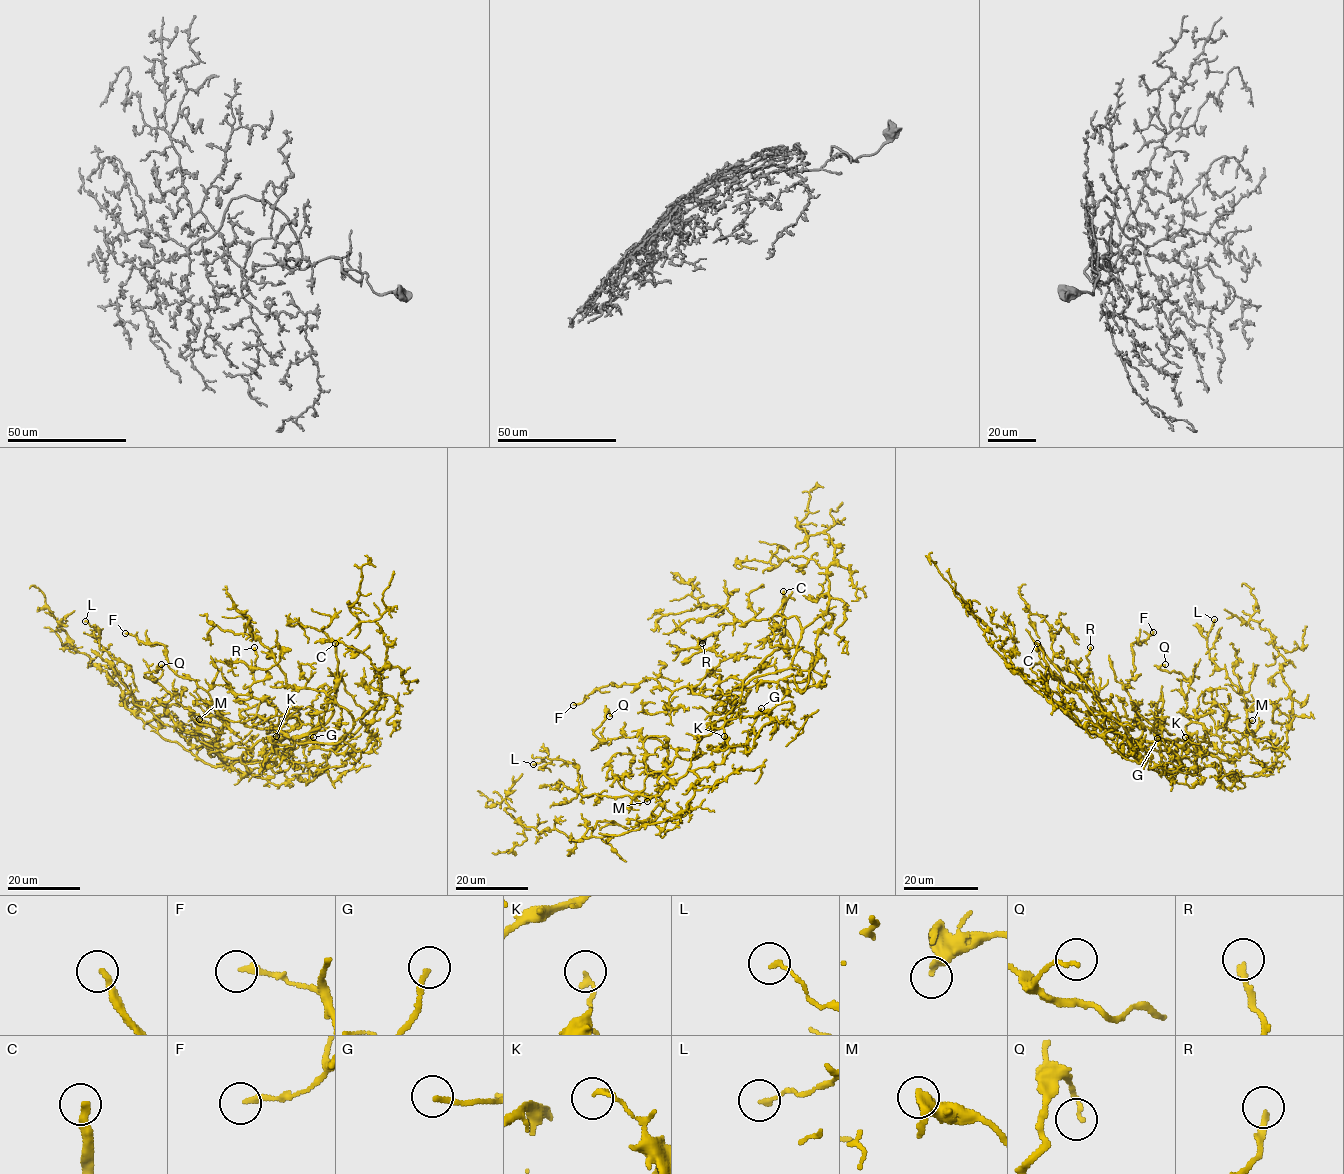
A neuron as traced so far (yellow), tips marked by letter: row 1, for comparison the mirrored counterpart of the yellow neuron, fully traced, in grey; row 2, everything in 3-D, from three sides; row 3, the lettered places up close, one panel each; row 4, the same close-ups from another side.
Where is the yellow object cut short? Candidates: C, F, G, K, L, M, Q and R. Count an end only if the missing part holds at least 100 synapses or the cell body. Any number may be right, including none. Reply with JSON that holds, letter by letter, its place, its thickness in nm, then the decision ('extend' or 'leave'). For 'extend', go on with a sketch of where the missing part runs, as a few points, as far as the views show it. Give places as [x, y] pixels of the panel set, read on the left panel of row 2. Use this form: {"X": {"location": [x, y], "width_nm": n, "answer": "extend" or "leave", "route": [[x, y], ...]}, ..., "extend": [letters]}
{"C": {"location": [335, 643], "width_nm": 260, "answer": "extend", "route": [[335, 643], [356, 618], [381, 612], [431, 587], [422, 566], [402, 587], [416, 562], [430, 557]]}, "F": {"location": [125, 633], "width_nm": 240, "answer": "leave"}, "G": {"location": [313, 737], "width_nm": 180, "answer": "leave"}, "K": {"location": [276, 736], "width_nm": 160, "answer": "leave"}, "L": {"location": [85, 621], "width_nm": 170, "answer": "leave"}, "M": {"location": [199, 719], "width_nm": 360, "answer": "leave"}, "Q": {"location": [161, 664], "width_nm": 140, "answer": "leave"}, "R": {"location": [254, 647], "width_nm": 190, "answer": "leave"}, "extend": ["C"]}

